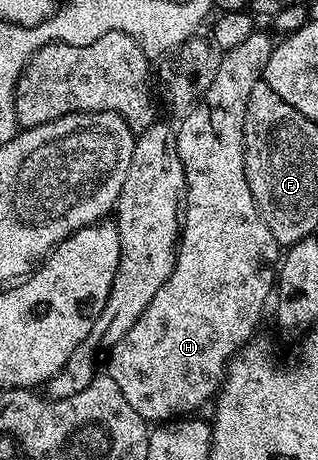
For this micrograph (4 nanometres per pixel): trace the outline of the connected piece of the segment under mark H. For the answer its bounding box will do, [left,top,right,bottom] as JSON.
[107,30,279,422]

